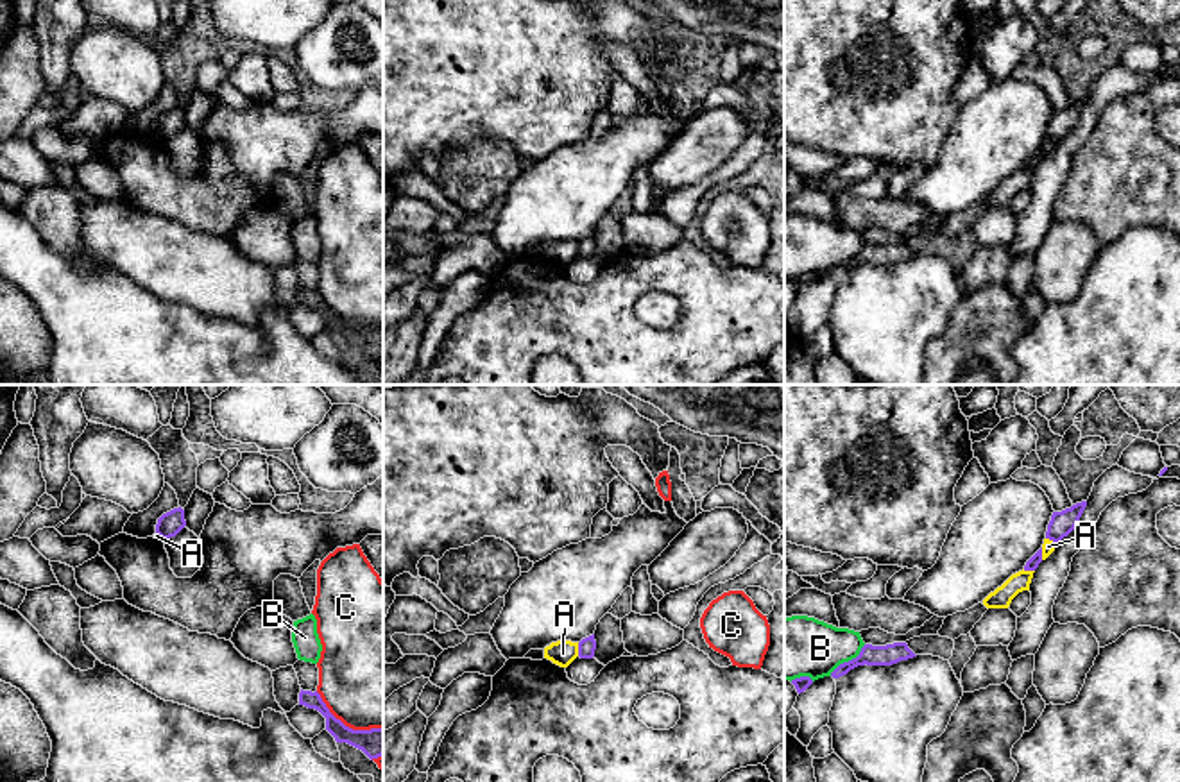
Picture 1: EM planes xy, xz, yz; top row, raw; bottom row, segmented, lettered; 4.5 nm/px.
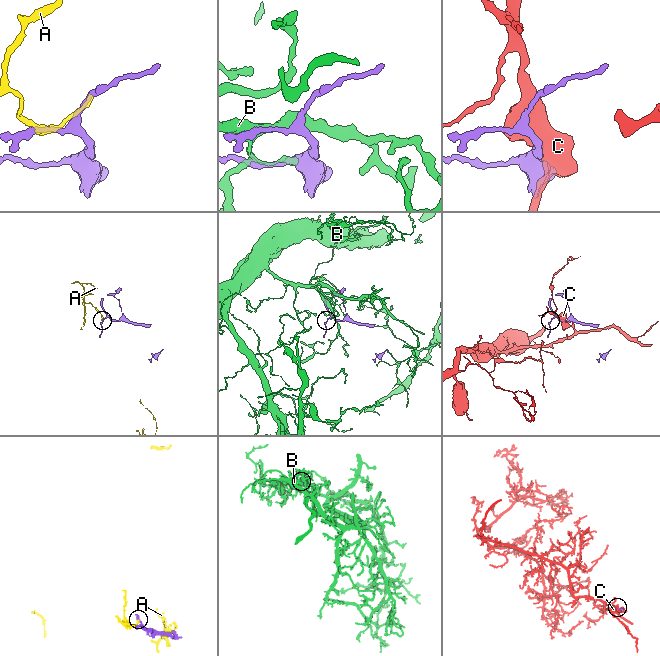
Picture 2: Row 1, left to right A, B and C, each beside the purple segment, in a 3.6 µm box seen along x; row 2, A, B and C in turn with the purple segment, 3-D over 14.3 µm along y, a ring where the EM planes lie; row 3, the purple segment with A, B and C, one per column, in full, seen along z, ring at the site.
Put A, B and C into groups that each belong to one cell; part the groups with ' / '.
A B / C

